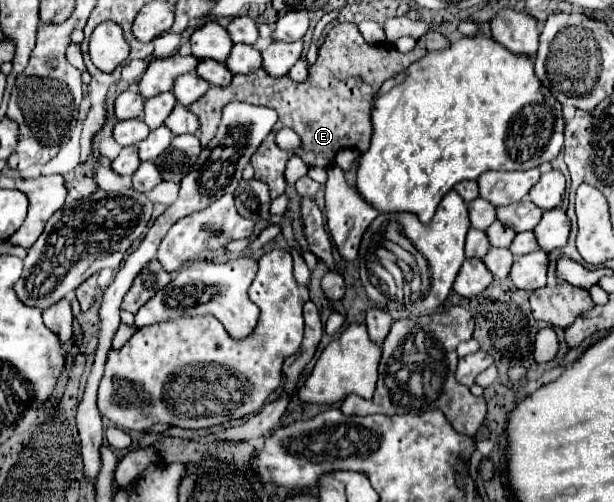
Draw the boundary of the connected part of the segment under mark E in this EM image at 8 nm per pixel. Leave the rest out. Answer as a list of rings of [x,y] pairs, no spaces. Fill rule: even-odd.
[[[344,22],[344,24],[336,24],[324,38],[318,50],[318,60],[310,68],[306,82],[298,84],[288,76],[274,80],[260,68],[246,76],[236,74],[232,78],[232,84],[226,88],[210,88],[206,96],[190,104],[188,110],[198,116],[200,120],[198,138],[202,146],[206,146],[216,134],[222,108],[228,102],[238,100],[238,102],[274,108],[278,112],[278,122],[274,130],[268,134],[268,138],[260,144],[258,152],[252,156],[252,168],[254,168],[254,178],[266,182],[270,188],[270,196],[278,198],[284,192],[284,166],[288,158],[292,158],[294,154],[298,154],[304,162],[312,166],[328,168],[334,162],[334,156],[344,148],[356,148],[360,154],[366,152],[370,144],[370,136],[372,136],[372,120],[370,120],[372,100],[378,94],[380,86],[388,78],[404,72],[410,64],[414,64],[428,52],[446,50],[448,46],[450,42],[442,34],[426,32],[422,38],[418,38],[414,50],[410,50],[408,54],[402,54],[390,44],[384,44],[384,46],[366,44],[356,24]],[[282,128],[294,130],[300,136],[304,150],[302,148],[282,150],[276,144],[276,132]]]

